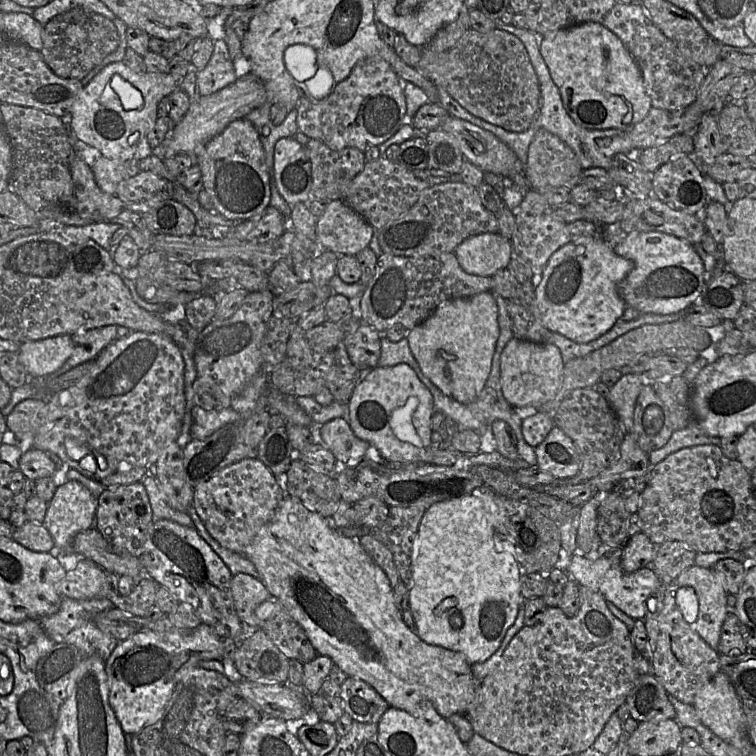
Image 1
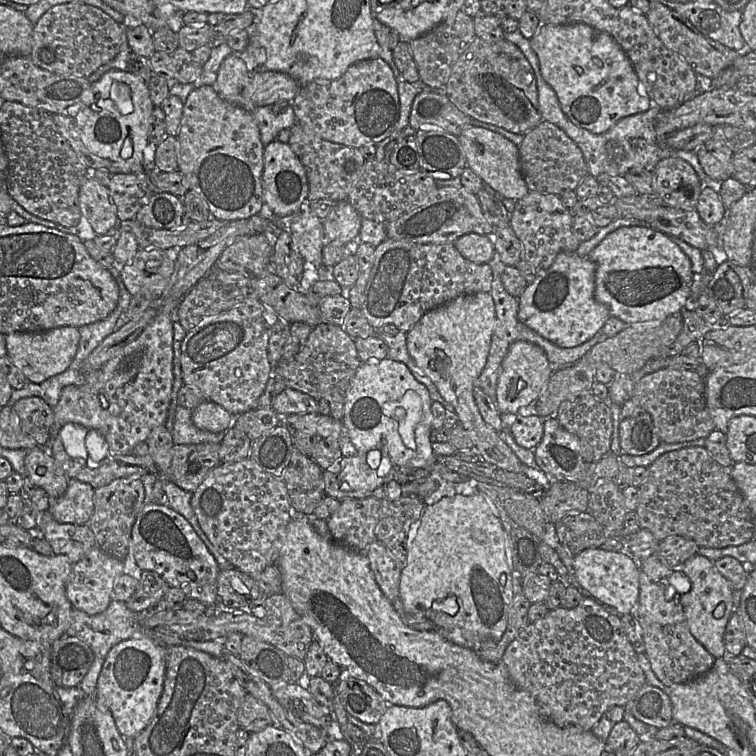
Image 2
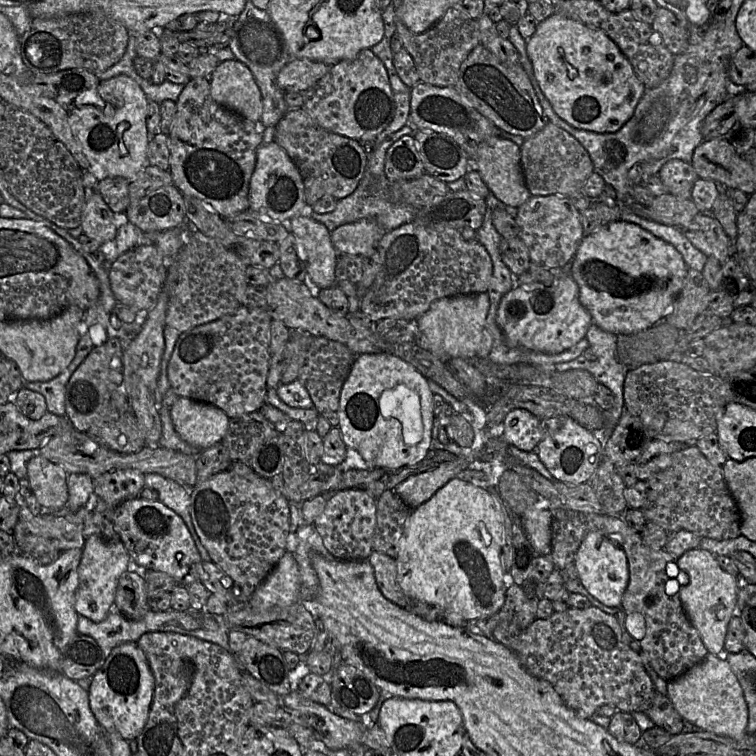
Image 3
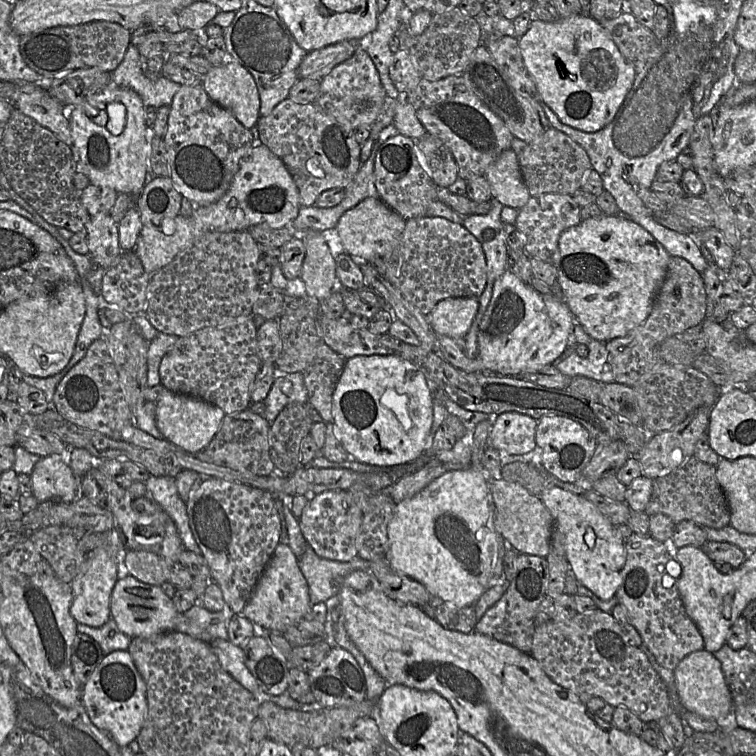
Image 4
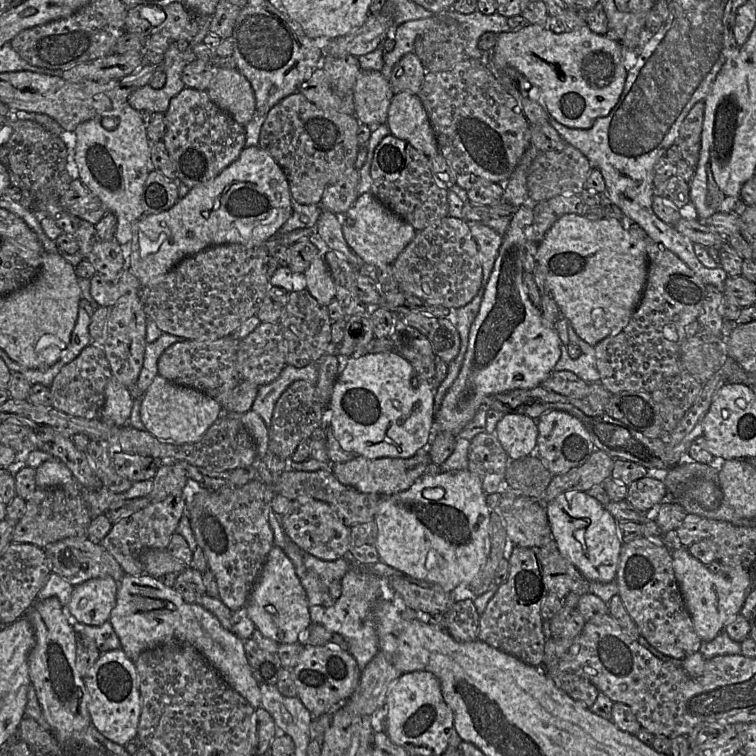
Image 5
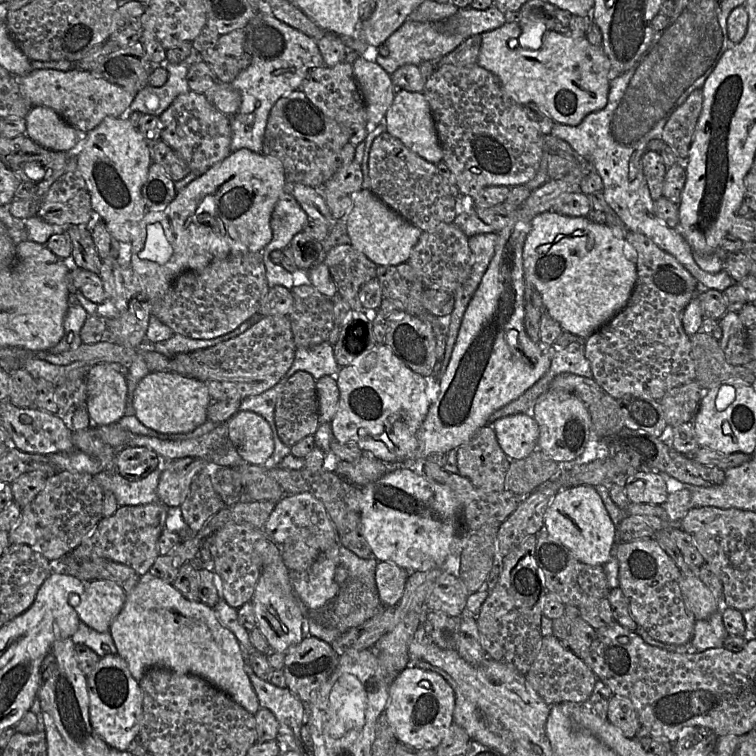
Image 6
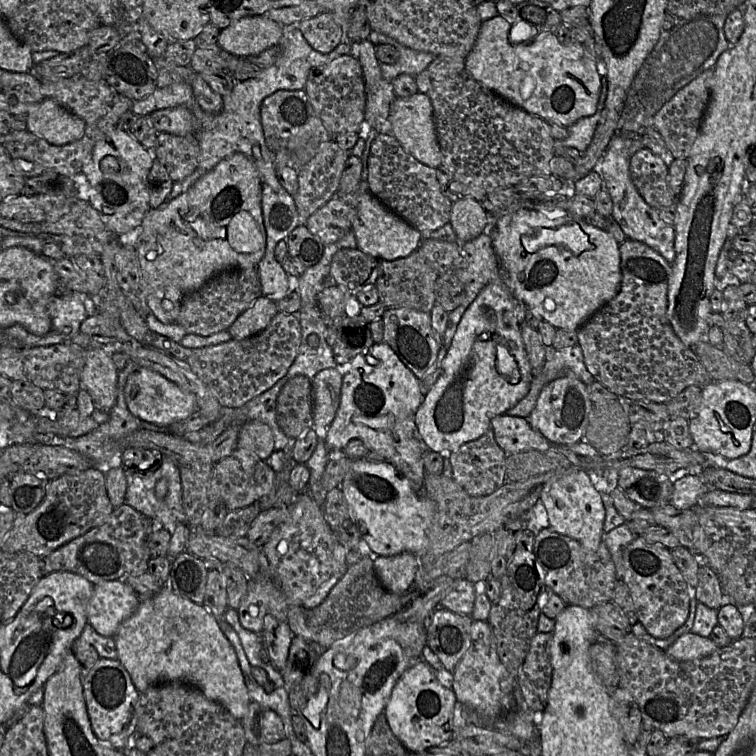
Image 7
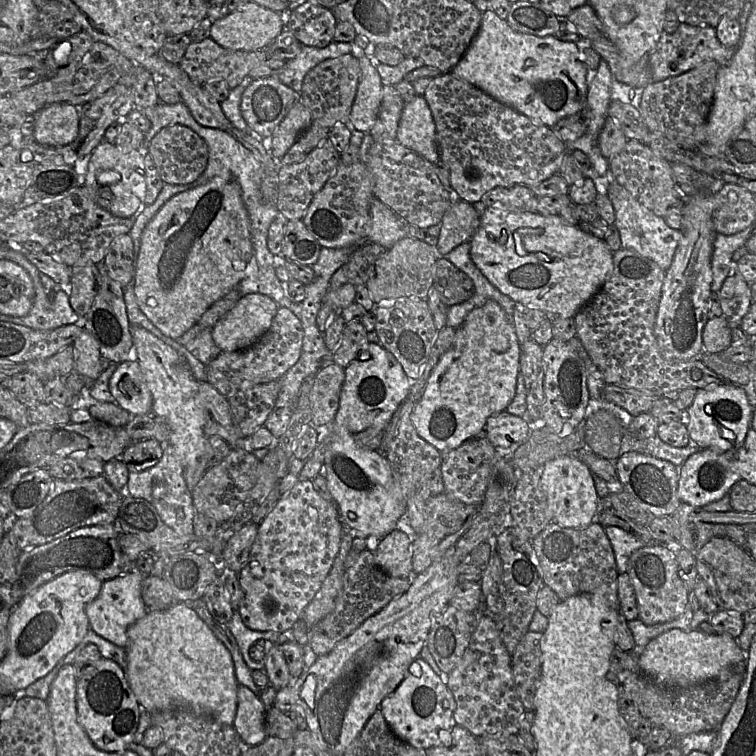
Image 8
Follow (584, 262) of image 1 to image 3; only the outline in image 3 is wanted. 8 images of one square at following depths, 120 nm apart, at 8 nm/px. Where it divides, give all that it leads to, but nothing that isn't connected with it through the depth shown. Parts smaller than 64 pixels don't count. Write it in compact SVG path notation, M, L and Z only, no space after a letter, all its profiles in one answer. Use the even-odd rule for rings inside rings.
M568 271L555 275L549 281L529 285L516 285L500 301L497 324L508 346L545 354L559 354L585 338L593 320L581 304L578 284Z

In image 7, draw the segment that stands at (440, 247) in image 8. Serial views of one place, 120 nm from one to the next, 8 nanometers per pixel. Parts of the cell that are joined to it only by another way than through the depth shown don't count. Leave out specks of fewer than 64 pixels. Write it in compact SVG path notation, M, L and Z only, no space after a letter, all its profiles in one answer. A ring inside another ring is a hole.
M460 197L453 202L449 223L458 240L465 242L492 230L491 216L471 197Z

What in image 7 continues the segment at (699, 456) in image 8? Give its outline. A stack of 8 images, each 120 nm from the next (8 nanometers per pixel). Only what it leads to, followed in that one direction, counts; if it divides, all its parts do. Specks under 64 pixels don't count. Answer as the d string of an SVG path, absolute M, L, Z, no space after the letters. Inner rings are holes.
M694 473L684 474L673 483L673 490L669 503L678 509L695 508L700 503L700 498L710 488Z

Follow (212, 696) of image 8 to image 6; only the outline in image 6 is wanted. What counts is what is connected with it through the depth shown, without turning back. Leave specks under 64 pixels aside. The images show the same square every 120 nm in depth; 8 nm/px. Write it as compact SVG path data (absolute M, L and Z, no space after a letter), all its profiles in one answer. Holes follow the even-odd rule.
M148 573L126 595L123 608L109 632L131 675L140 681L152 667L197 675L226 693L250 714L260 709L259 699L245 671L240 643L219 620L213 608L189 601L172 584Z

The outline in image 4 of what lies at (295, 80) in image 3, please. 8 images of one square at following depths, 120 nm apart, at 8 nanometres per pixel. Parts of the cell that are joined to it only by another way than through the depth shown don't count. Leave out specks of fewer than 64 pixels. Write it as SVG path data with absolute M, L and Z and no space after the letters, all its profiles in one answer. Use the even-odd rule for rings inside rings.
M352 39L308 52L298 67L298 77L321 81L335 66L349 59L359 47L359 40Z

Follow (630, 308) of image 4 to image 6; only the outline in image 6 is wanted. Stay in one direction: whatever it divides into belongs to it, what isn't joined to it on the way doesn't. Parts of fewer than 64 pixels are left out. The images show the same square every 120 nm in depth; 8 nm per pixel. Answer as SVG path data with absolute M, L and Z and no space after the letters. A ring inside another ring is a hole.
M548 211L538 214L523 246L524 282L530 282L541 295L544 310L557 321L563 331L582 338L611 320L628 303L637 281L636 253L606 224L600 225L587 217L575 217Z

